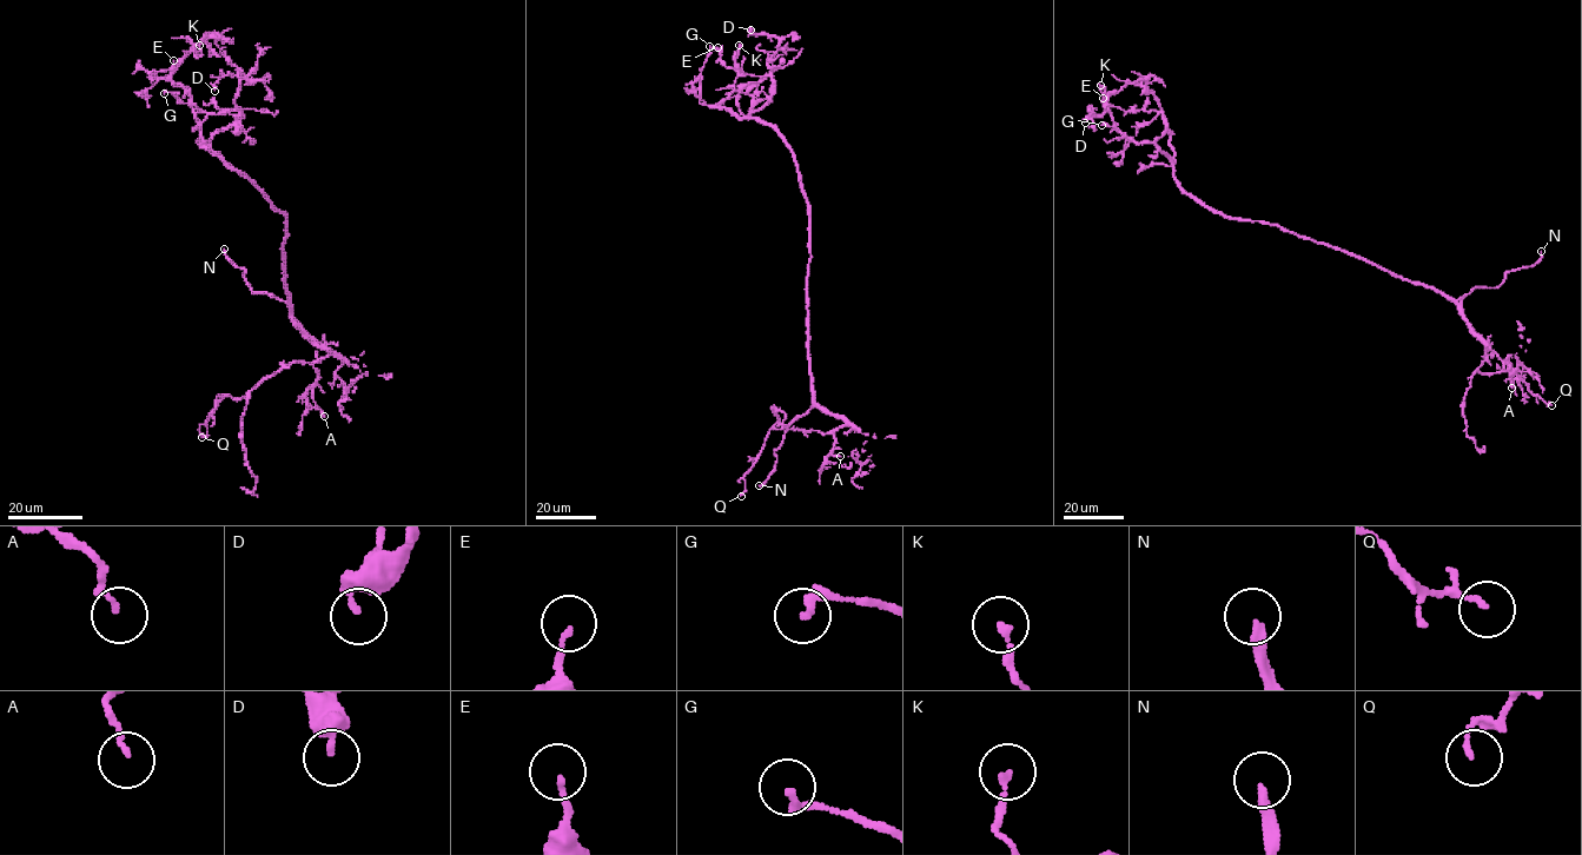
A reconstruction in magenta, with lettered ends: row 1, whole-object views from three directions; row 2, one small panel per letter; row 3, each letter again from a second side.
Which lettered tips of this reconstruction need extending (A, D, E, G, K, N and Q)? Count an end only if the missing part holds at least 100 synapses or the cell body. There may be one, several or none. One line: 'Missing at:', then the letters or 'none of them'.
Missing at: N

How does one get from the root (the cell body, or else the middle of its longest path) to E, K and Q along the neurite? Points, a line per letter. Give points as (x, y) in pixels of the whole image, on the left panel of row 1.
E: (283, 246), (285, 213), (211, 150), (202, 137), (190, 94), (170, 80), (151, 78), (169, 70), (173, 60)
K: (283, 246), (285, 213), (211, 150), (190, 94), (170, 77), (193, 44), (194, 54), (202, 53), (199, 45)
Q: (283, 246), (290, 312), (331, 352), (312, 363), (282, 366), (240, 398), (223, 396), (202, 437)

